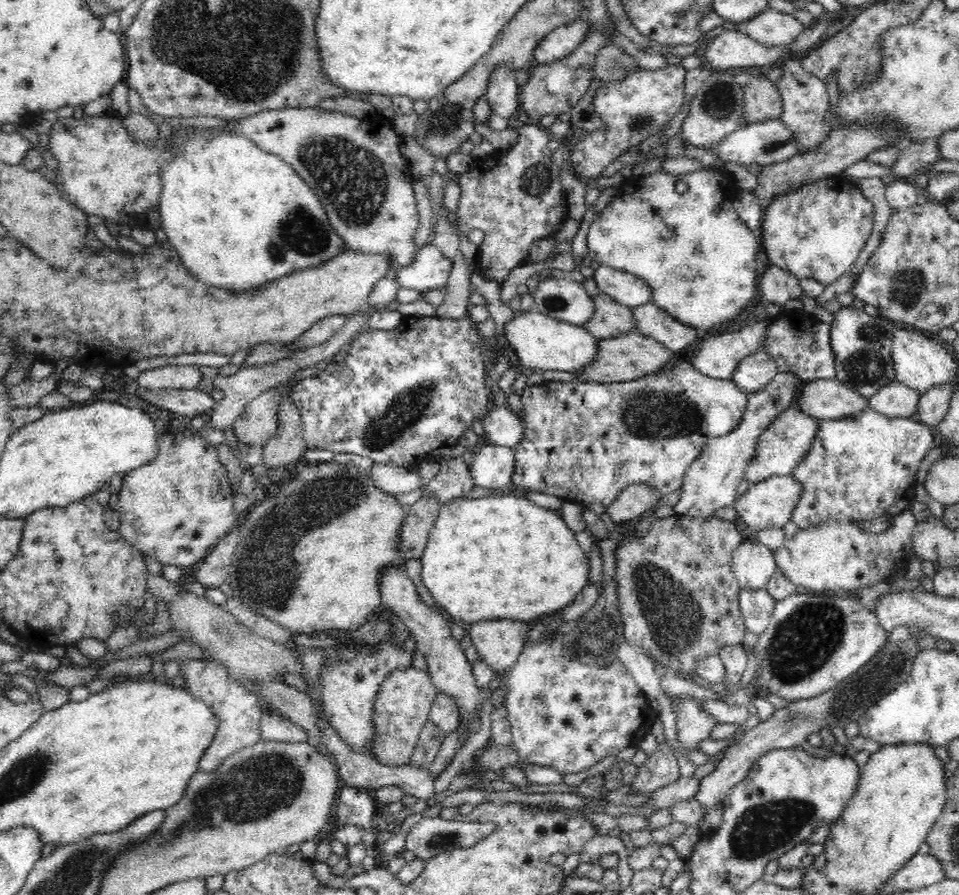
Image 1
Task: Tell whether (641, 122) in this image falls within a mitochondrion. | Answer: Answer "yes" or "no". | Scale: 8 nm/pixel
yes

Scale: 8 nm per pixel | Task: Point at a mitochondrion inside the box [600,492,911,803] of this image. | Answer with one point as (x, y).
(807, 637)

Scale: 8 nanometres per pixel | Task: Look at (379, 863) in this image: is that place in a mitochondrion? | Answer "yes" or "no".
no

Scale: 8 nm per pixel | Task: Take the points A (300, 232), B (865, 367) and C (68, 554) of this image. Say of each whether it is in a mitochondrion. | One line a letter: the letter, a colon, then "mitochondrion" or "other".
A: mitochondrion
B: mitochondrion
C: mitochondrion

